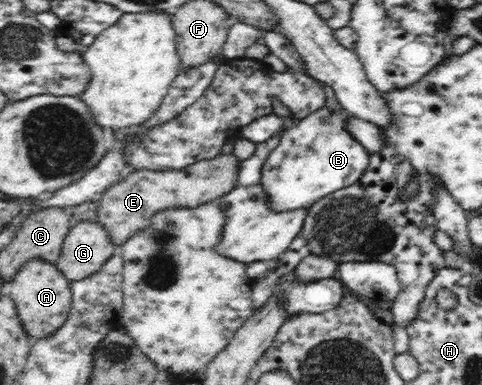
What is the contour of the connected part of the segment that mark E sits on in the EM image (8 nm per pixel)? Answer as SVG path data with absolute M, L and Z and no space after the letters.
M230 153L195 162L180 170L134 169L126 178L114 183L97 198L95 222L106 229L116 246L120 246L131 236L148 228L152 216L160 210L196 208L230 192L238 186L239 162L239 158Z

